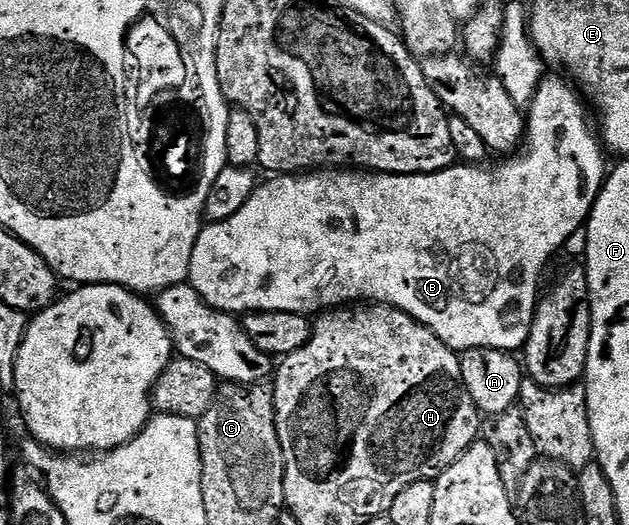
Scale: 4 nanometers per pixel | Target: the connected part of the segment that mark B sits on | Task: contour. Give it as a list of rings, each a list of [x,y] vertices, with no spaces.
[[[550,76],[542,78],[533,102],[527,109],[527,129],[523,149],[498,161],[501,163],[491,167],[490,170],[485,164],[454,164],[448,170],[440,170],[434,174],[378,174],[362,172],[357,168],[326,168],[316,172],[305,172],[300,176],[296,174],[273,176],[268,179],[270,182],[262,181],[254,190],[253,198],[247,200],[247,204],[243,204],[243,208],[239,208],[235,216],[222,222],[209,222],[202,229],[191,252],[188,285],[193,286],[195,292],[199,292],[199,296],[208,306],[234,316],[263,312],[317,316],[334,308],[348,307],[350,304],[393,306],[397,310],[407,312],[417,322],[423,323],[452,350],[464,352],[475,348],[491,348],[506,352],[524,351],[533,317],[537,315],[539,301],[537,289],[541,286],[545,265],[552,260],[553,253],[577,229],[578,233],[588,223],[589,213],[593,210],[597,194],[607,177],[607,165],[605,166],[607,154],[594,123],[592,126],[588,116],[585,115],[586,103],[580,93],[577,95],[573,91],[574,83],[562,78]]]

